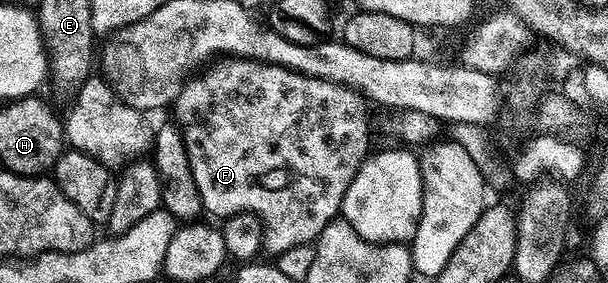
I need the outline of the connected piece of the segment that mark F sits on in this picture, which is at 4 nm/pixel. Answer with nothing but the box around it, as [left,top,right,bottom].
[172,57,370,257]

